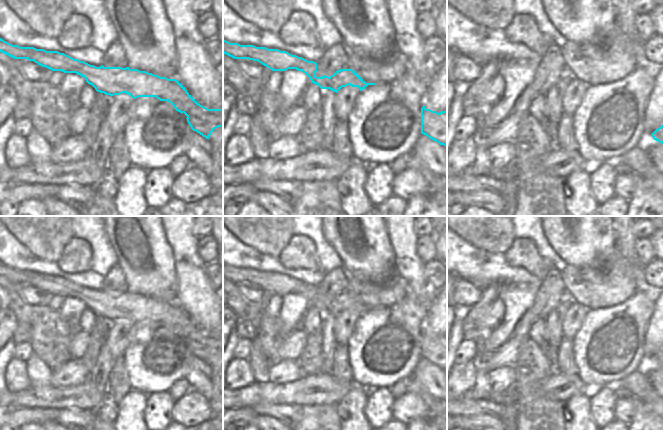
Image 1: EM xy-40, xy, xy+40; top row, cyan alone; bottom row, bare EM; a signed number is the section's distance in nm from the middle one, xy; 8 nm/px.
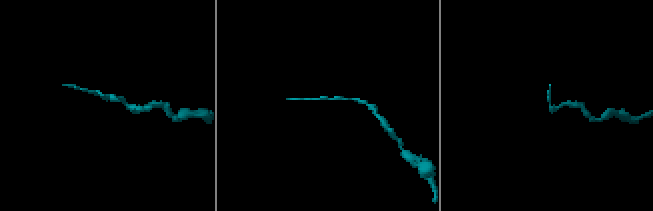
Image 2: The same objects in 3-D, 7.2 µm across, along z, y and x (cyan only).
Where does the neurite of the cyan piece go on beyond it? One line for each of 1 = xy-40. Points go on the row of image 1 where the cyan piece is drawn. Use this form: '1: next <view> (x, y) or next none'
1: next none

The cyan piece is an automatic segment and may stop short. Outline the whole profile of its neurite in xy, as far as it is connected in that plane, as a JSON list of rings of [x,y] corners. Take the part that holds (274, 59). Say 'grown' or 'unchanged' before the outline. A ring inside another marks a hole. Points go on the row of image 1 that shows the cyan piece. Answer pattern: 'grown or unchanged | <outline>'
unchanged | [[[223,39],[223,53],[234,59],[258,61],[272,71],[282,72],[288,69],[302,71],[311,80],[311,83],[318,85],[321,89],[330,89],[336,93],[342,87],[348,85],[358,87],[362,91],[368,85],[376,84],[366,83],[355,71],[346,68],[336,71],[330,77],[326,75],[316,77],[316,62],[308,61],[302,57],[278,49],[268,49],[254,45],[240,45],[238,43],[230,43]]]

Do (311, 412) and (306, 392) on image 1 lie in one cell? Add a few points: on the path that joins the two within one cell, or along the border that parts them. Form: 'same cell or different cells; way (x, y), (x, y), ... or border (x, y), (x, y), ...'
different cells; border (332, 402), (302, 406)

